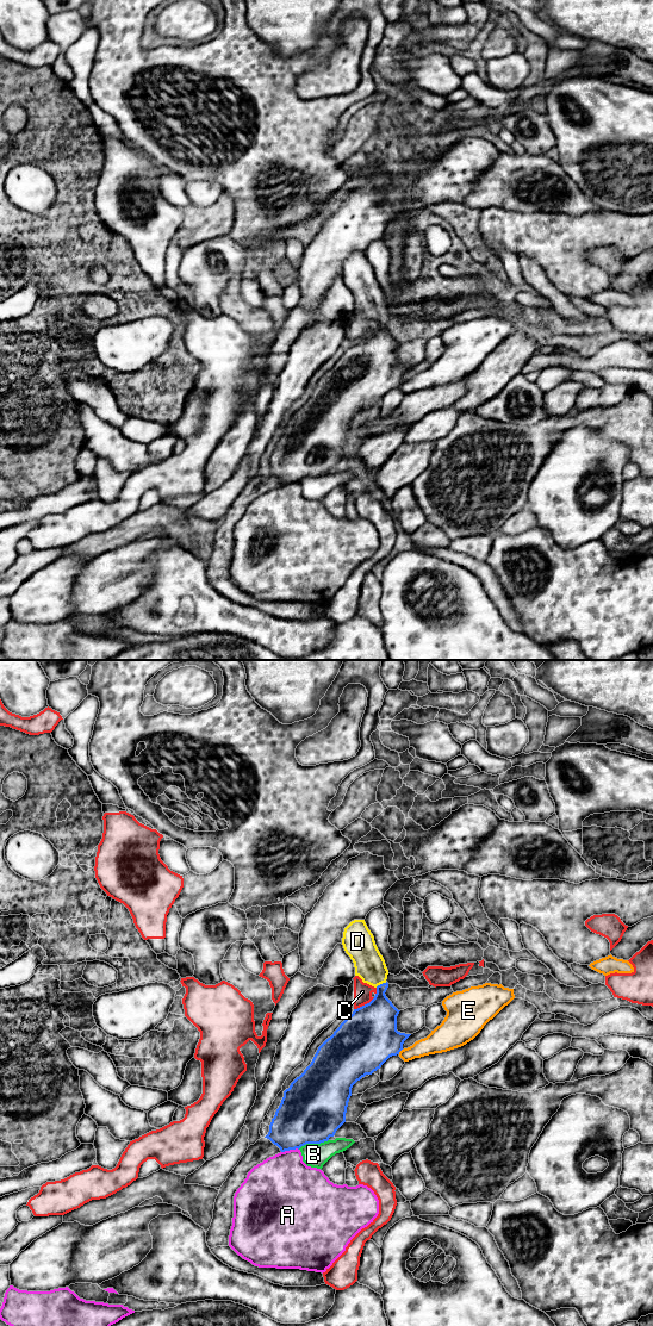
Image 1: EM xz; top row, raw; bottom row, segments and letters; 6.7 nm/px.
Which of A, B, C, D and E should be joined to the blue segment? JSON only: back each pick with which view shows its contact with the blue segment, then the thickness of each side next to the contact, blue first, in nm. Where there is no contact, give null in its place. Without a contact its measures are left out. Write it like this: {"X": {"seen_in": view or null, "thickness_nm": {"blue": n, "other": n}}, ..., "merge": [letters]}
{"D": {"seen_in": "xz", "thickness_nm": {"blue": 280, "other": 200}}, "merge": ["D"]}

